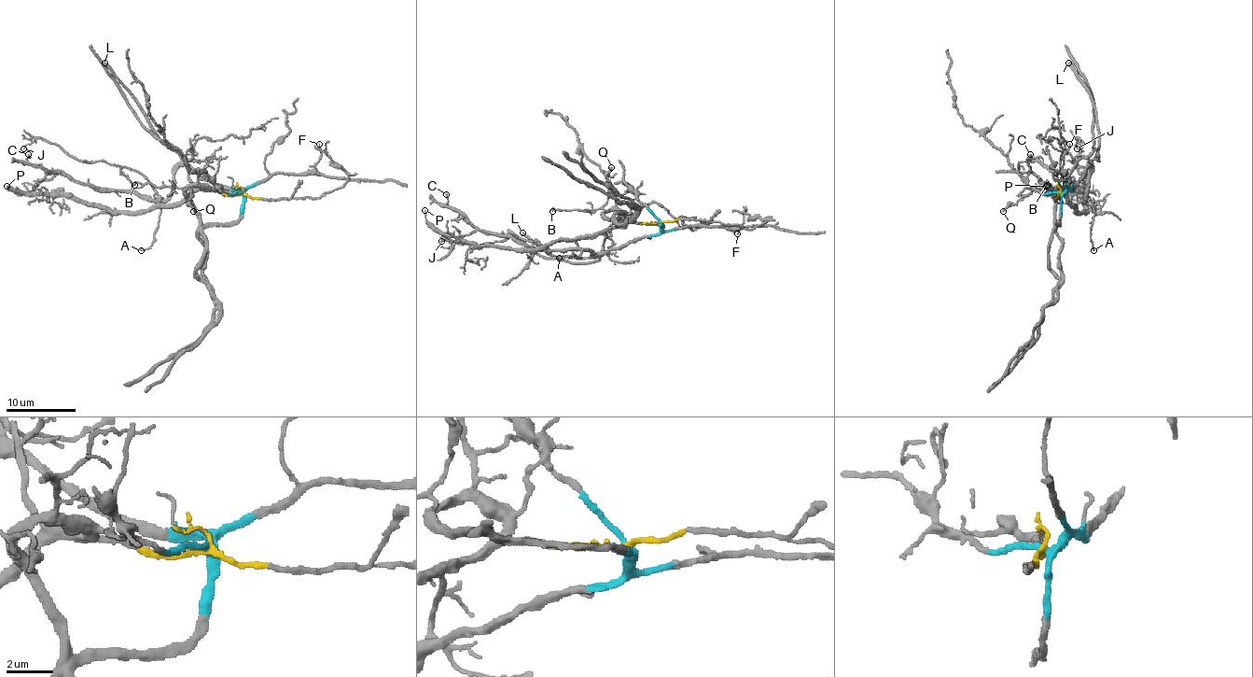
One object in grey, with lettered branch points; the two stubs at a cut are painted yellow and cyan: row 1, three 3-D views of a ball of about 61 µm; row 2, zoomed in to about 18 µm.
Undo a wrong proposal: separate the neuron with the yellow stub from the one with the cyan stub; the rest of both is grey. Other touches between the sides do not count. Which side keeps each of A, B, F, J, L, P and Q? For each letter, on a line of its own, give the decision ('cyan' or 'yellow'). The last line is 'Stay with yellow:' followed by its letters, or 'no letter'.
A: cyan
B: yellow
F: cyan
J: yellow
L: cyan
P: yellow
Q: yellow
Stay with yellow: B, J, P, Q

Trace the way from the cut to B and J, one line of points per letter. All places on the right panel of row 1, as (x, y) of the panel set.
B: (1059, 192), (1045, 186), (1045, 189), (1045, 182), (1047, 186)
J: (1059, 192), (1063, 190), (1075, 204), (1082, 200), (1085, 170), (1071, 161), (1078, 159), (1078, 138), (1077, 148)

